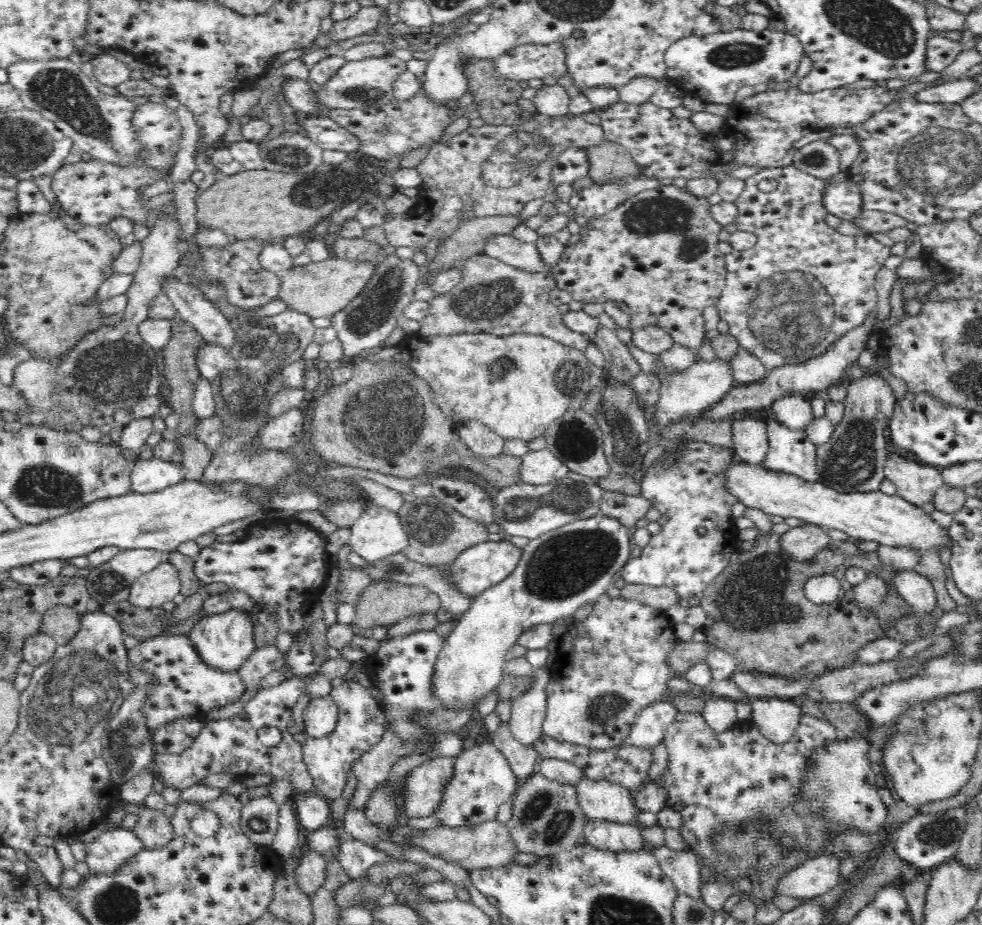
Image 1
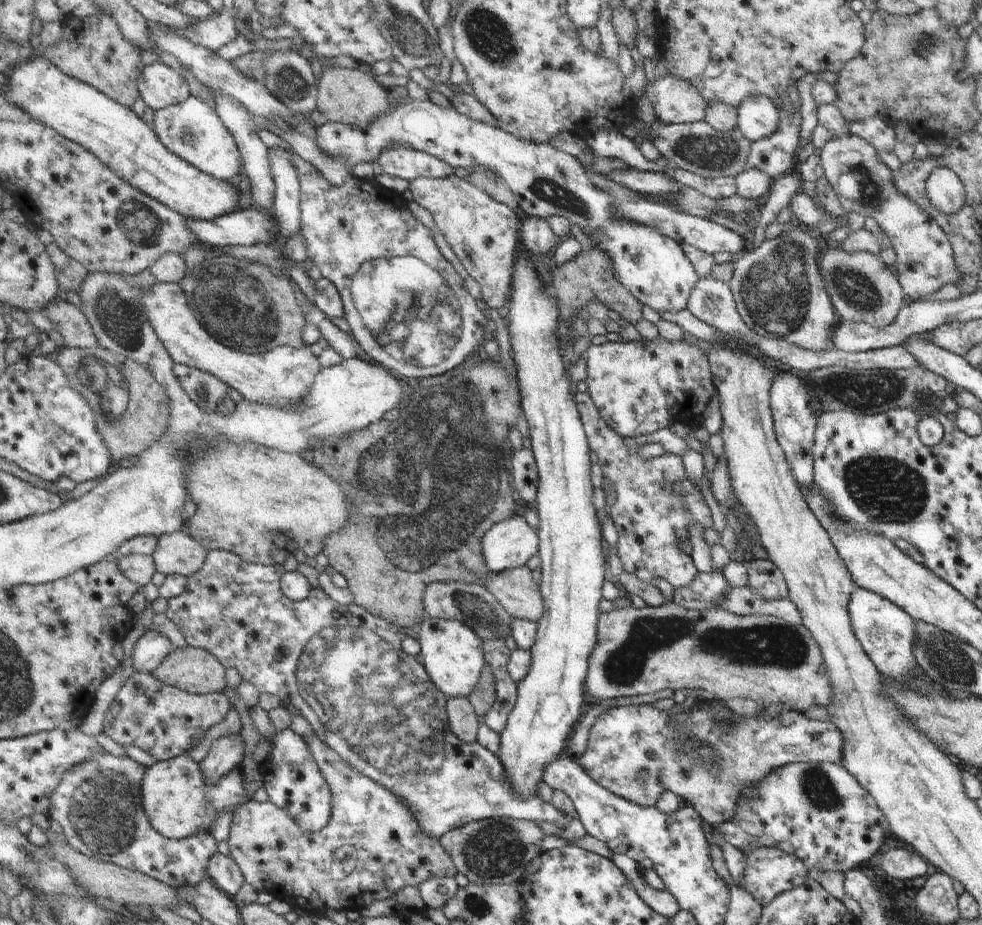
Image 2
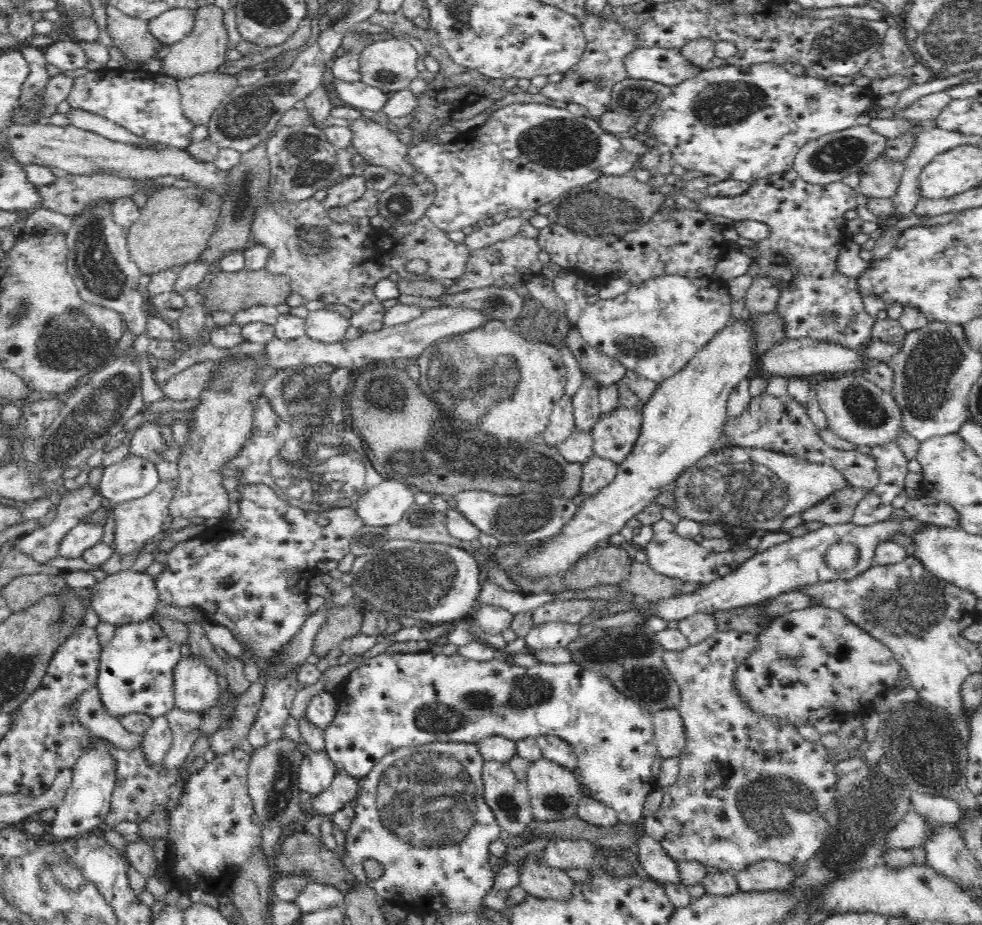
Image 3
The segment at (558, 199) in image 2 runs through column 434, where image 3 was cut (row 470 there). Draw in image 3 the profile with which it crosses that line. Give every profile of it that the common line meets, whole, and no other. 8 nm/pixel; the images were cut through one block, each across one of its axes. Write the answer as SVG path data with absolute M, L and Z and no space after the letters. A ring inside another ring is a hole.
M129 454L121 462L104 468L98 492L113 505L151 493L158 481L154 463Z

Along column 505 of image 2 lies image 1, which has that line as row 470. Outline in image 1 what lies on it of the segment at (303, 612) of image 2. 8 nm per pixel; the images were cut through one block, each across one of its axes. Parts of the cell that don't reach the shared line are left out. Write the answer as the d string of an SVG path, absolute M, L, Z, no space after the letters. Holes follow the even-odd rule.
M768 418L768 453L765 454L765 460L761 462L764 470L774 471L784 475L794 475L809 483L815 483L819 480L819 471L817 468L817 444L814 444L806 434L805 430L788 428L780 424L776 419Z

